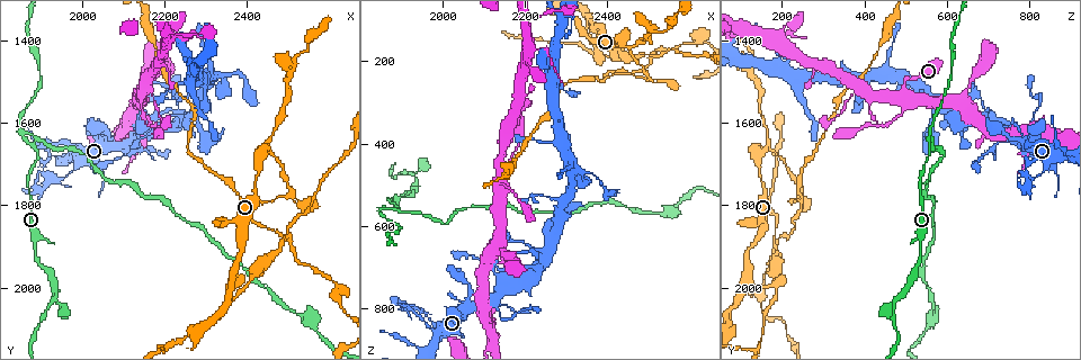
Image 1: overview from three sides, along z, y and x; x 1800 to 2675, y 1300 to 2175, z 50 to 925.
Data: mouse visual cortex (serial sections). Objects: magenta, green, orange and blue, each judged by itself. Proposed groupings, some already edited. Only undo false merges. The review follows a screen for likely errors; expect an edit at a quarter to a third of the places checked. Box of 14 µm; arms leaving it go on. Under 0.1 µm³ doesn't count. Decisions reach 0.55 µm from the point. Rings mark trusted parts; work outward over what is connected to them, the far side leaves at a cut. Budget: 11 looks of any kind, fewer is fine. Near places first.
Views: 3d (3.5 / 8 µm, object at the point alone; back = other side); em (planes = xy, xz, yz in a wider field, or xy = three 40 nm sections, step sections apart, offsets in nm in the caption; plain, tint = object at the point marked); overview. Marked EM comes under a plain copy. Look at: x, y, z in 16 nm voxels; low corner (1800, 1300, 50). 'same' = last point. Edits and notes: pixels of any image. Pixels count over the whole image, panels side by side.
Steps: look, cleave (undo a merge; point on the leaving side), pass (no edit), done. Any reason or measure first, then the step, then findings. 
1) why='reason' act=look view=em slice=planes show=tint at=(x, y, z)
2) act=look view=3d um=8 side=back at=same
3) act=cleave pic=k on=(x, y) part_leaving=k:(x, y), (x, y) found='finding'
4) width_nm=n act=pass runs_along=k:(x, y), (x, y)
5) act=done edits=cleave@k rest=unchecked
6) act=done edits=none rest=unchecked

why='looks like a crossing' act=look view=3d um=8 at=(2135, 1535, 500)

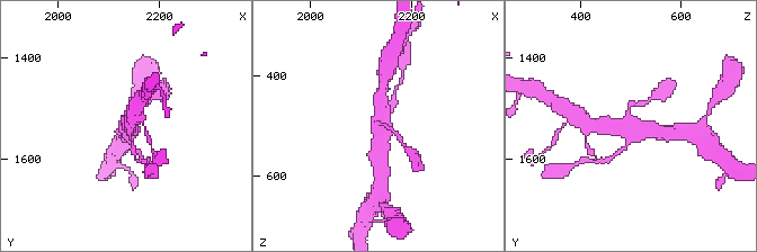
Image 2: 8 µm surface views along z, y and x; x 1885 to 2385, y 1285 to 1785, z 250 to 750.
why='zoom in' act=look view=3d um=3.5 side=back at=(2140, 1525, 490)

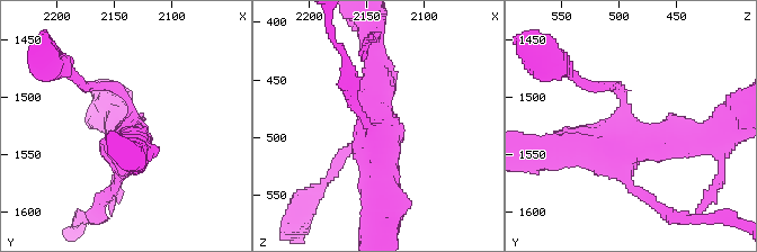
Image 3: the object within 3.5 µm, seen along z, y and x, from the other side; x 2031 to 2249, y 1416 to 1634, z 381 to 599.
arms=4 arm_widths_nm=150,150,400,500 why='need the tissue' act=look view=em slice=xy step=1 show=tint at=(2134, 1530, 496)

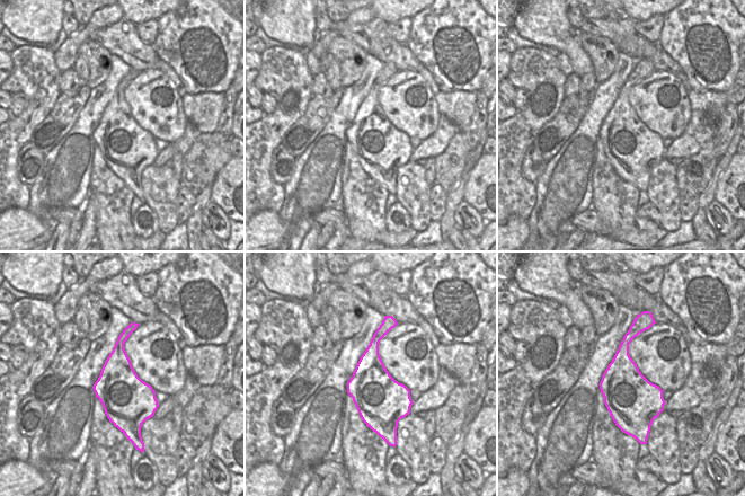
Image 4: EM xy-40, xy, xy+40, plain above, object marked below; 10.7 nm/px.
act=pass runs_along=3:(603, 86), (623, 92), (623, 131), (554, 152) found='all the same cell'

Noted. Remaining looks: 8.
act=look view=3d um=3.5 at=(1885, 1905, 535)

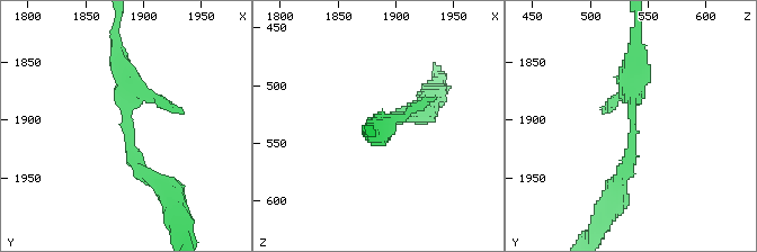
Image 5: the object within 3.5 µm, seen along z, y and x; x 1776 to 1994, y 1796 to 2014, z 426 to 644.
arm_widths_nm=200,350 why='shape alone is not enough' act=look view=em slice=xy step=3 show=tint at=(1886, 1906, 536)

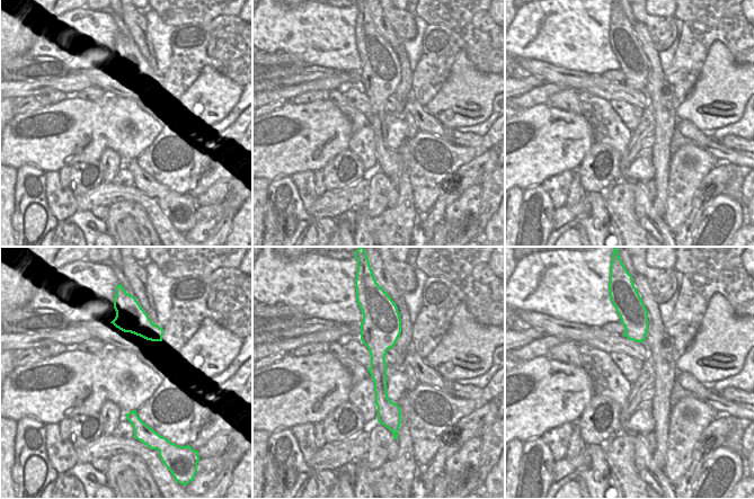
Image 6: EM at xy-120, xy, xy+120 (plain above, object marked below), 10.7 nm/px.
act=pass runs_along=5:(116, 52), (130, 156), (161, 187) found='continuous, no second cell'

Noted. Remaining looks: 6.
act=look view=3d um=8 at=(2200, 1385, 190)

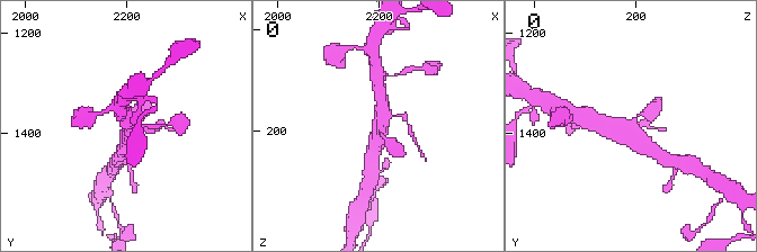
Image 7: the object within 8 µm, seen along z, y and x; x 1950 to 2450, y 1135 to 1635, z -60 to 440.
why='need the tissue' act=look view=em slice=xy step=2 show=tint at=(2205, 1380, 195)

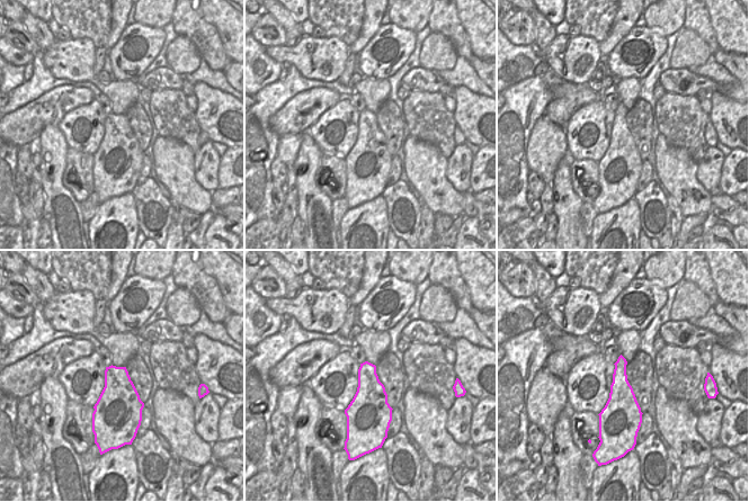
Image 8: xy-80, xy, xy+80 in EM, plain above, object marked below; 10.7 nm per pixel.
act=pass runs_along=7:(652, 150), (611, 124), (598, 124) found='continuous, no second cell'

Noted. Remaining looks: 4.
why='side arm on a straight run' act=look view=3d um=8 at=(2440, 1660, 165)

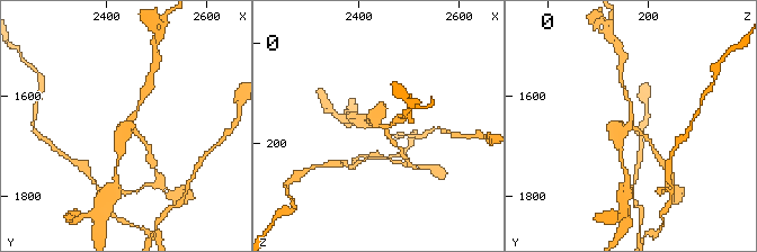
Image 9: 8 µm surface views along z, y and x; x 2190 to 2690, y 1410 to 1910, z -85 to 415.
why='zoom in' act=look view=3d um=3.5 at=(2445, 1665, 160)

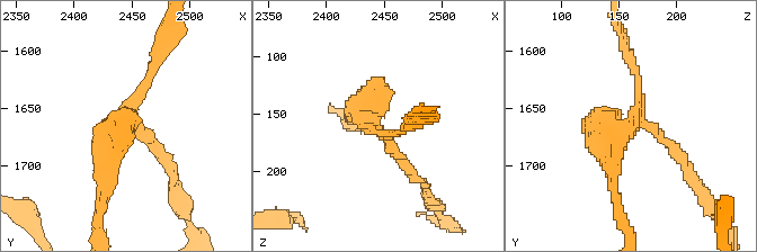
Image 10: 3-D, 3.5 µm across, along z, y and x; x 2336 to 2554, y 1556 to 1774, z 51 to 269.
act=look view=em slice=xy step=5 show=tint at=(2442, 1662, 164)

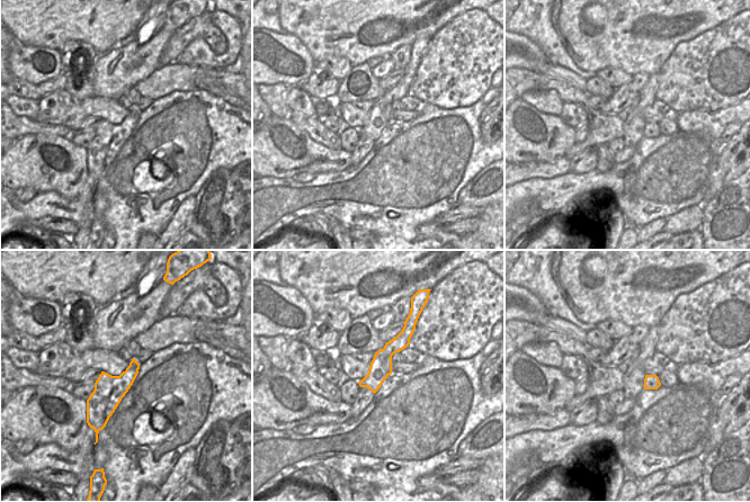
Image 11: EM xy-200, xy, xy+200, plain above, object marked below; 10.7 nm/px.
width_nm=240 act=cleave pic=10 on=(150, 140) part_leaving=10:(640, 122), (673, 145), (701, 190) found='a second cell is stuck on'

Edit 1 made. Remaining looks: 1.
act=done edits=cleave@10 rest=unchecked

